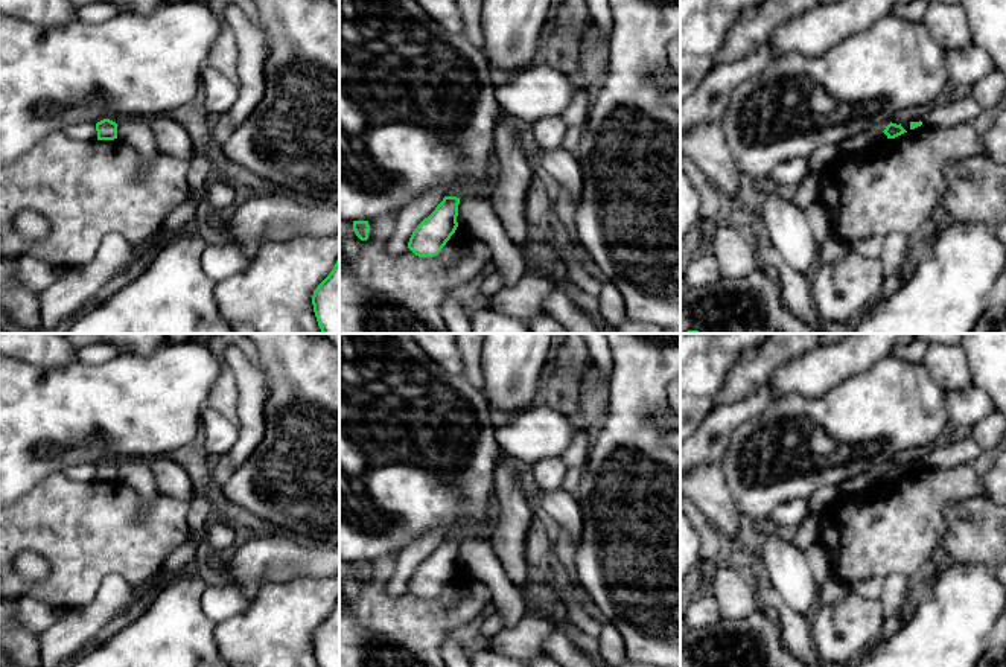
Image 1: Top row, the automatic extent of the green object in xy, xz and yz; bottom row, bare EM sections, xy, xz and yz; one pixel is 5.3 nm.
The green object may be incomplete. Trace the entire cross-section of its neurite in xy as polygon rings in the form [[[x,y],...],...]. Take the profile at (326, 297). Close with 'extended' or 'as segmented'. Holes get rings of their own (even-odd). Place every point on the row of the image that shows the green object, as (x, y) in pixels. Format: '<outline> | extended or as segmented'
[[[339,257],[312,295],[314,312],[323,334],[339,334]]] | as segmented

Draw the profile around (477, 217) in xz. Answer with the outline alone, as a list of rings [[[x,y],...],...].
[[[470,190],[463,193],[457,222],[489,247],[492,262],[504,279],[504,286],[513,286],[521,280],[528,266],[527,260],[522,250],[505,233],[490,198],[475,195]]]

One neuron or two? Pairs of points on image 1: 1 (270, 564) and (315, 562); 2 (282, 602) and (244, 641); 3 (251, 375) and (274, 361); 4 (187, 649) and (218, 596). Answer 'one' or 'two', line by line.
1: one
2: one
3: two
4: two

